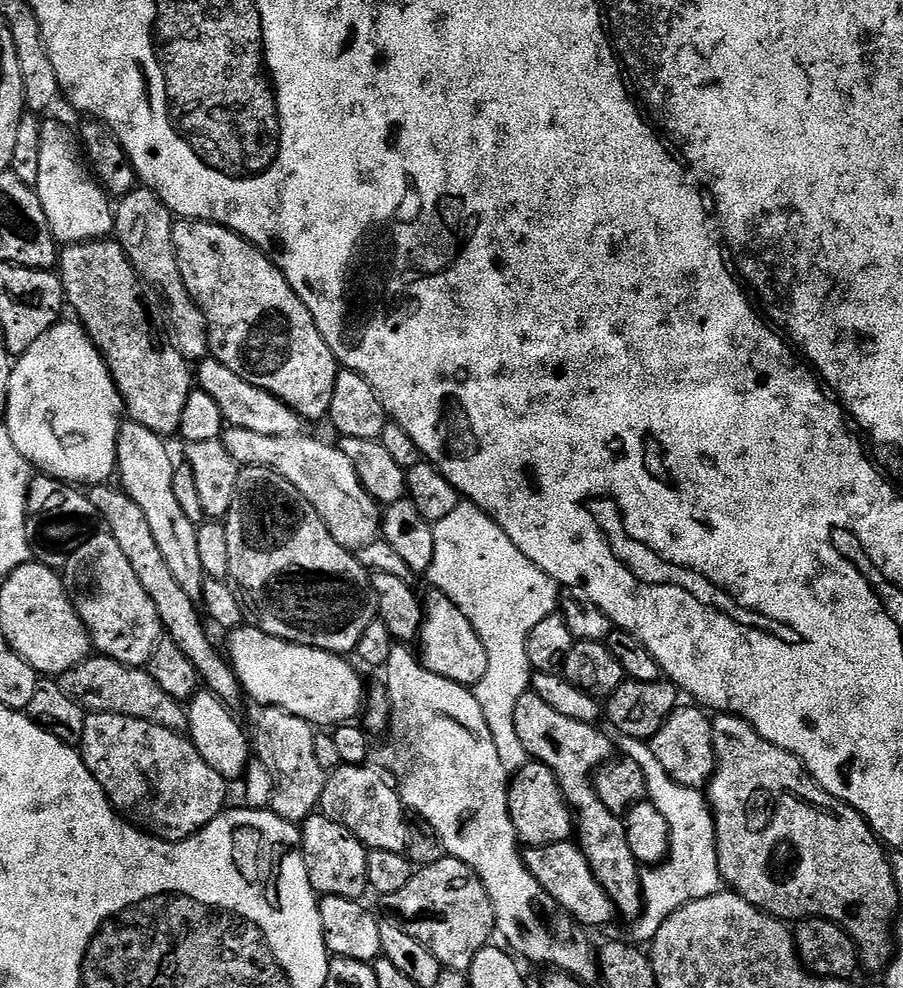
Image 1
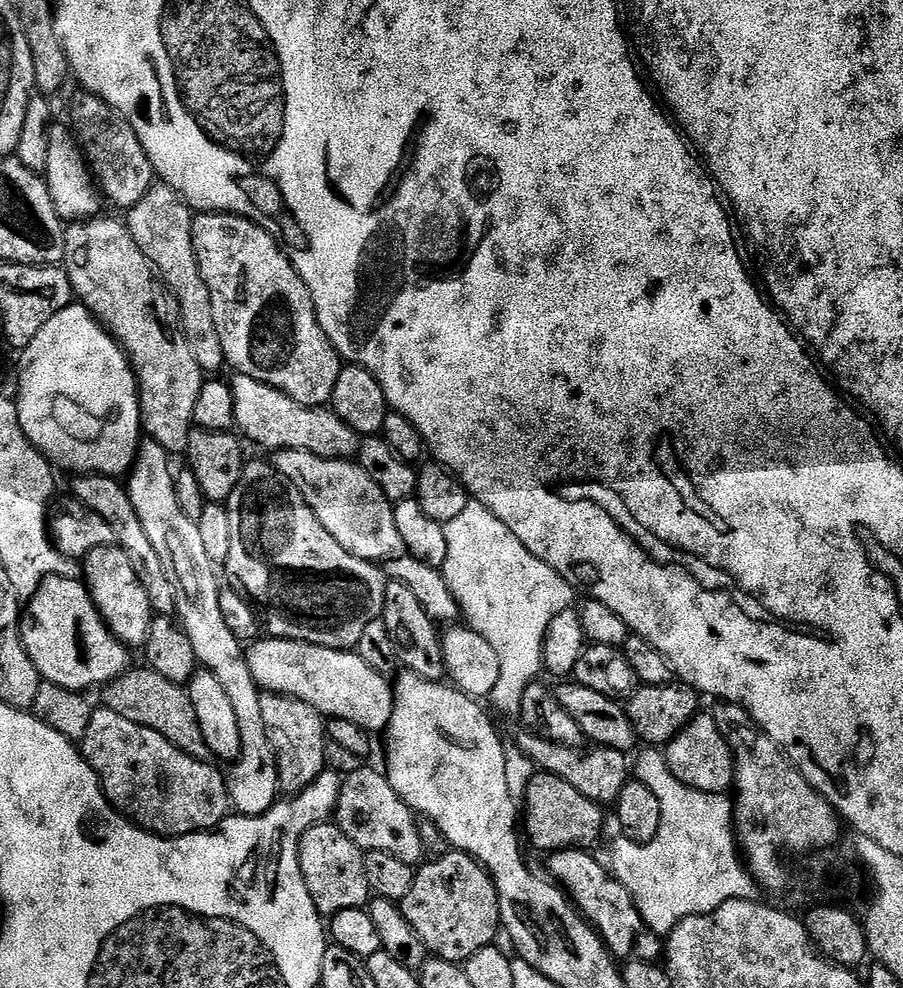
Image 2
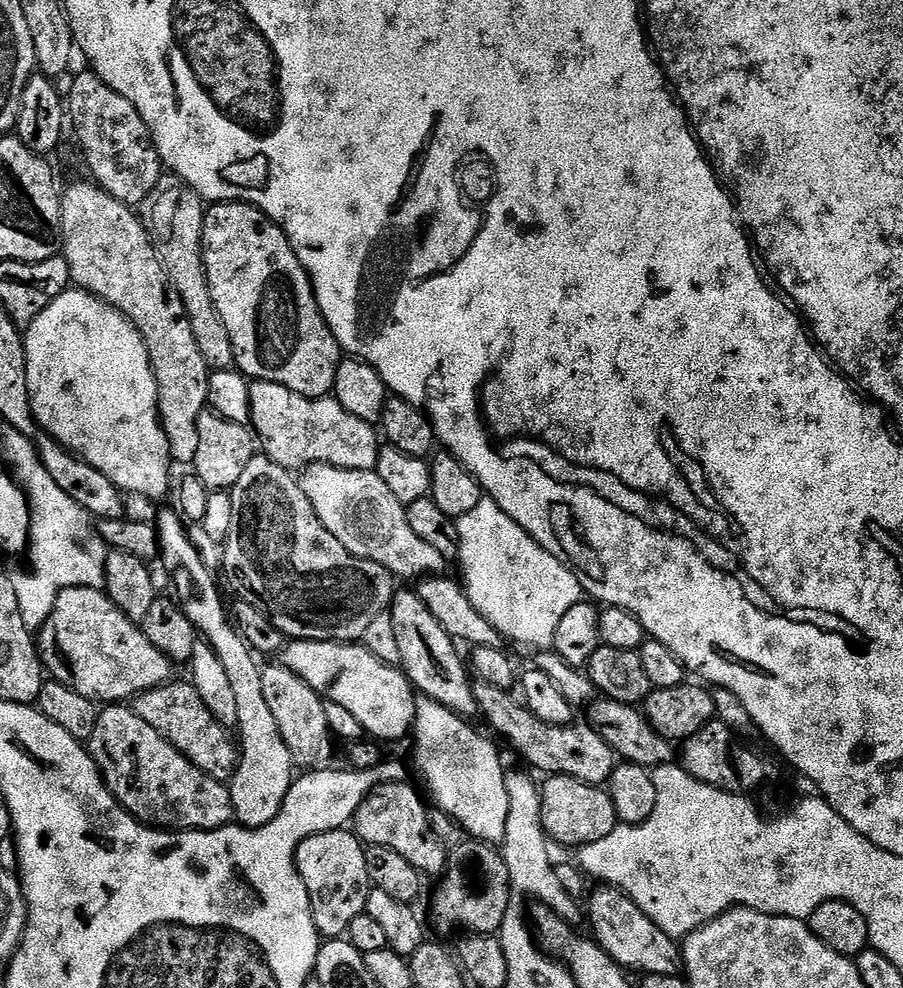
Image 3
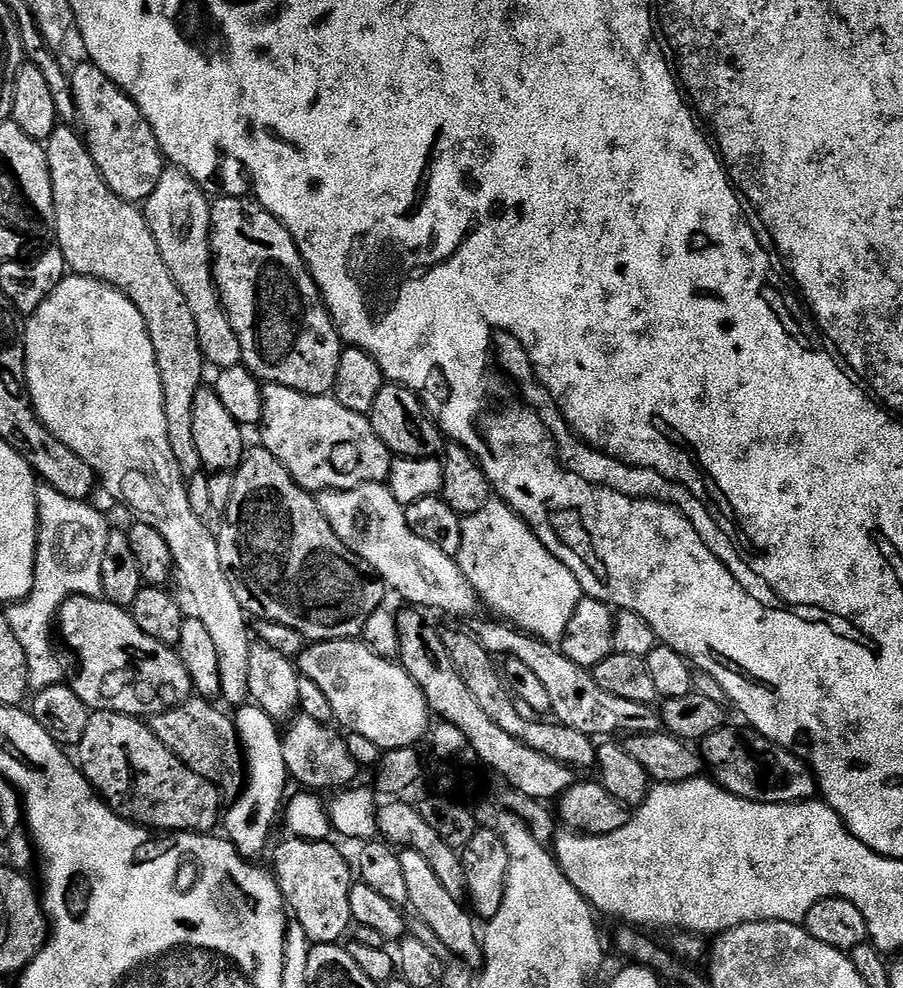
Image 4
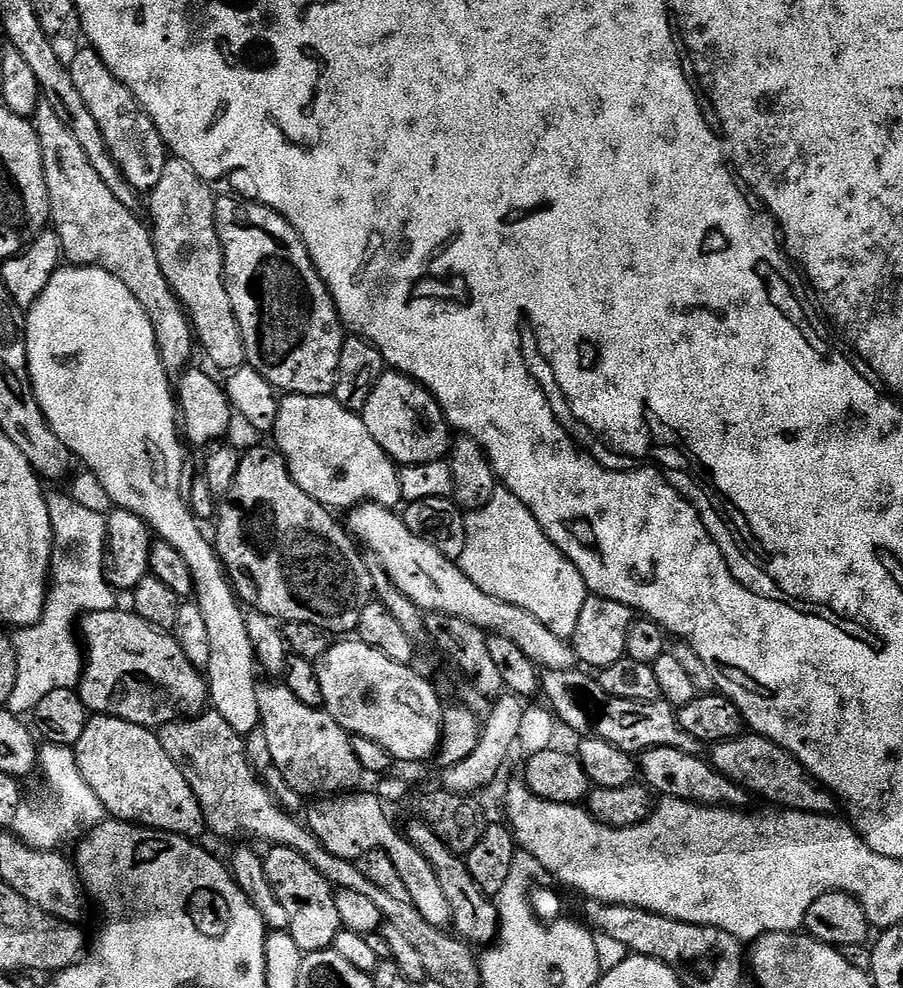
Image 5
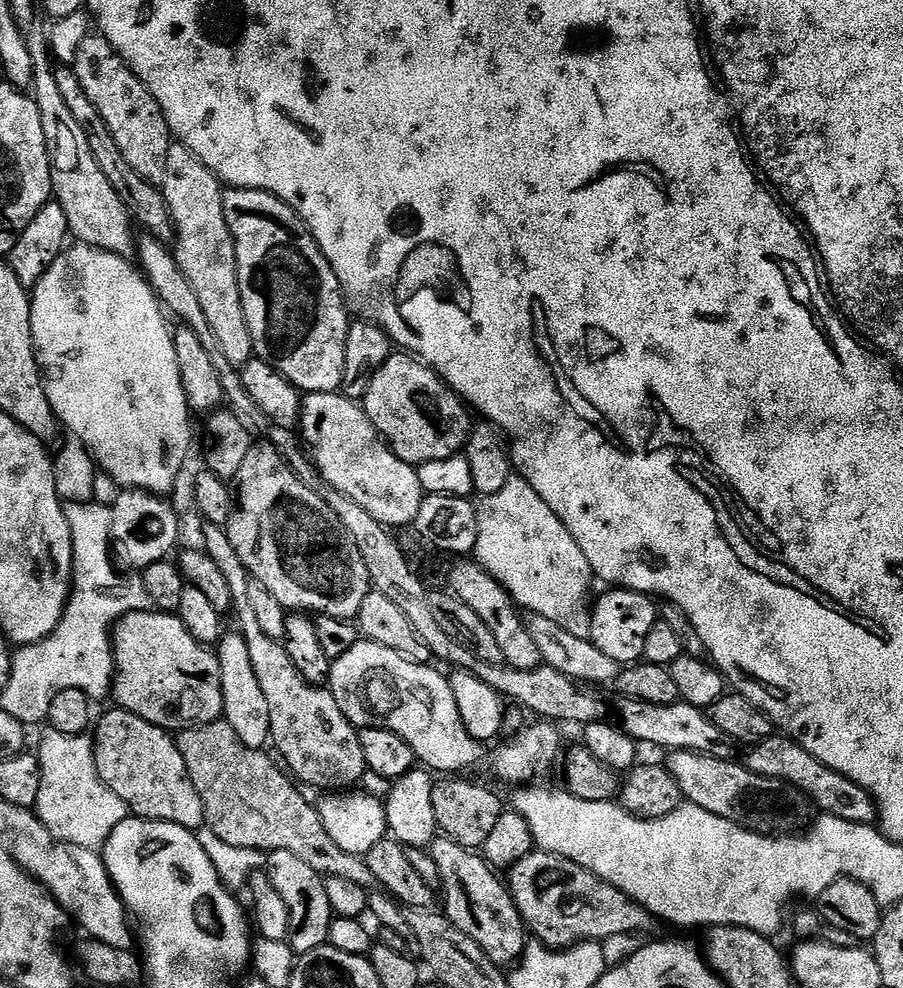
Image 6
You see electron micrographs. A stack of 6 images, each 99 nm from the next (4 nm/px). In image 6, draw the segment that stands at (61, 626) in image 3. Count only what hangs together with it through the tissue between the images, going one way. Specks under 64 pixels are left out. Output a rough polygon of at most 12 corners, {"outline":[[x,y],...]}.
{"outline":[[179,615],[110,633],[123,711],[155,728],[224,714],[220,662]]}

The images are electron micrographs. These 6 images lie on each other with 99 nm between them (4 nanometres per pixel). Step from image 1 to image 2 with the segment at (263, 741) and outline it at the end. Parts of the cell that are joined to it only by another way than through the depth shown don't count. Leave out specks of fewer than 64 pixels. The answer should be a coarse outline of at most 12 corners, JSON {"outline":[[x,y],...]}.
{"outline":[[279,692],[261,695],[279,787],[325,771],[326,720]]}

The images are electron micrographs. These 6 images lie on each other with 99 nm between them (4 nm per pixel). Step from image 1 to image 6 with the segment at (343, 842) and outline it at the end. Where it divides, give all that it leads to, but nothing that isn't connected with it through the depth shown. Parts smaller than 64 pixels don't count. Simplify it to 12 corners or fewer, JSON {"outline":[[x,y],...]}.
{"outline":[[286,850],[267,853],[296,954],[327,941],[334,913],[321,873]]}

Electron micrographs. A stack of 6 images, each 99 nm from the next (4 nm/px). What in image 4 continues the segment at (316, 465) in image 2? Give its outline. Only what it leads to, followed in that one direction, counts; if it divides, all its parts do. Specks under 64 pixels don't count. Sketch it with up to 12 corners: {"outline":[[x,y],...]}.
{"outline":[[384,484],[318,496],[326,522],[412,606],[471,617],[476,591]]}

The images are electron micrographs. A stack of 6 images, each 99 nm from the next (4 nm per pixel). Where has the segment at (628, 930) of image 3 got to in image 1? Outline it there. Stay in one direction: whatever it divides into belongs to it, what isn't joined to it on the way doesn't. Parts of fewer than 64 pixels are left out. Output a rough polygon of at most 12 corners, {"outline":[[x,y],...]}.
{"outline":[[577,843],[527,847],[524,864],[577,923],[615,904]]}

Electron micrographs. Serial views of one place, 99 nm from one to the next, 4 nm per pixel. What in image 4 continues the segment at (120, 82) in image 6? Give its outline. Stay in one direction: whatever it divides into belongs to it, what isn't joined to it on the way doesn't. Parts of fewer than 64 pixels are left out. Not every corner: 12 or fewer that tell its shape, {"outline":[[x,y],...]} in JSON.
{"outline":[[96,64],[71,69],[88,152],[139,205],[164,153],[140,107]]}

